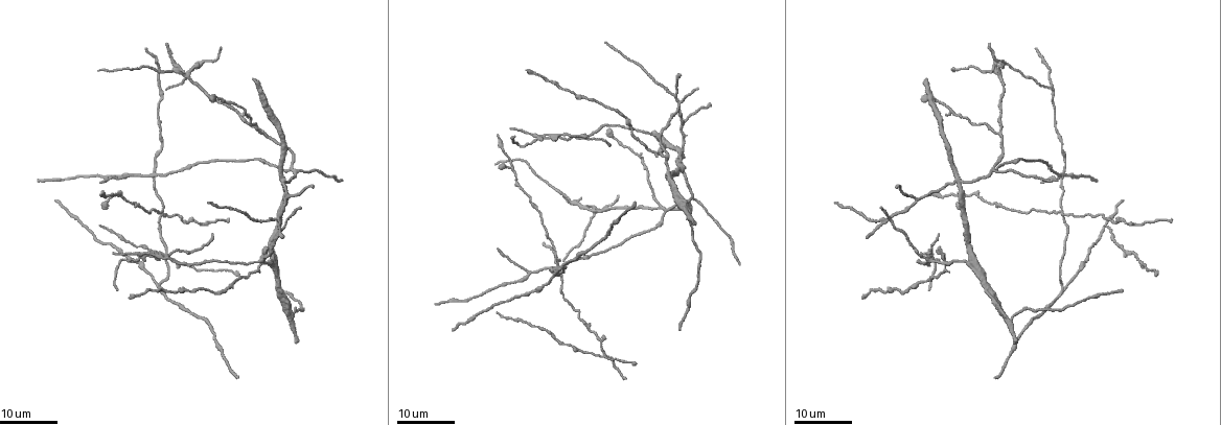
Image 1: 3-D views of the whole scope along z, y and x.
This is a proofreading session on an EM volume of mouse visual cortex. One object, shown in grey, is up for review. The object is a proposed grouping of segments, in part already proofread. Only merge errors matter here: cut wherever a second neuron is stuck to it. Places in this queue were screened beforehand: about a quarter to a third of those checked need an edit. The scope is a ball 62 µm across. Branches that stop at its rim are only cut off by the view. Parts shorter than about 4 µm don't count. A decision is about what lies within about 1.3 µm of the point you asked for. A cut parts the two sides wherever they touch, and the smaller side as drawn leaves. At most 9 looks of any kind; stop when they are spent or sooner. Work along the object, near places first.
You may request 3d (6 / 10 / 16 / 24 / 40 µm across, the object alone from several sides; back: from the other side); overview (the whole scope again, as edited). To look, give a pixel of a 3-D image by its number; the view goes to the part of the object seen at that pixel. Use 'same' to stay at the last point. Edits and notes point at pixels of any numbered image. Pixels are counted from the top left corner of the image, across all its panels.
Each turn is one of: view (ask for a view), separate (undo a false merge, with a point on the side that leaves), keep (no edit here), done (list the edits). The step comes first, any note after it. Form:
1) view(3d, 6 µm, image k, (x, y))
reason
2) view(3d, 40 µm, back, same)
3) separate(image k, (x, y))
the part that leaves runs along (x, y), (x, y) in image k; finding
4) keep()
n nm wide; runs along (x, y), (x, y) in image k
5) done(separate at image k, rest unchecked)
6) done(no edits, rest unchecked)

view(3d, 16 µm, image 1, (931, 257))
two arms in line, one across

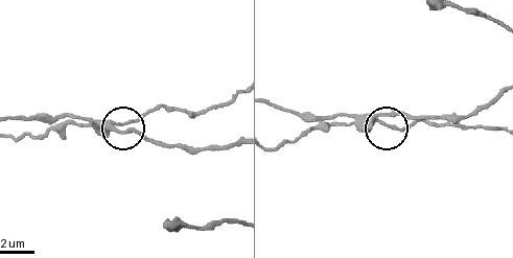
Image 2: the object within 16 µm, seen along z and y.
view(3d, 10 µm, image 2, (121, 124))

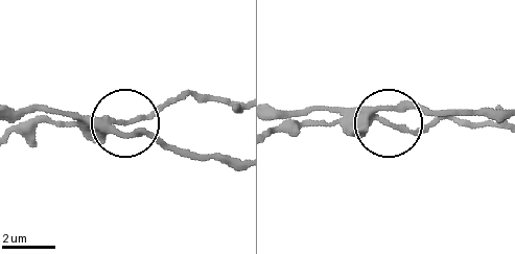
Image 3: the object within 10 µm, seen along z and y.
separate(image 3, (138, 119))
3 arms; the part that leaves runs along (100, 123), (15, 126) in image 3; two neurons meet here

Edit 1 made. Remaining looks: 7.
view(overview)
see it whole again

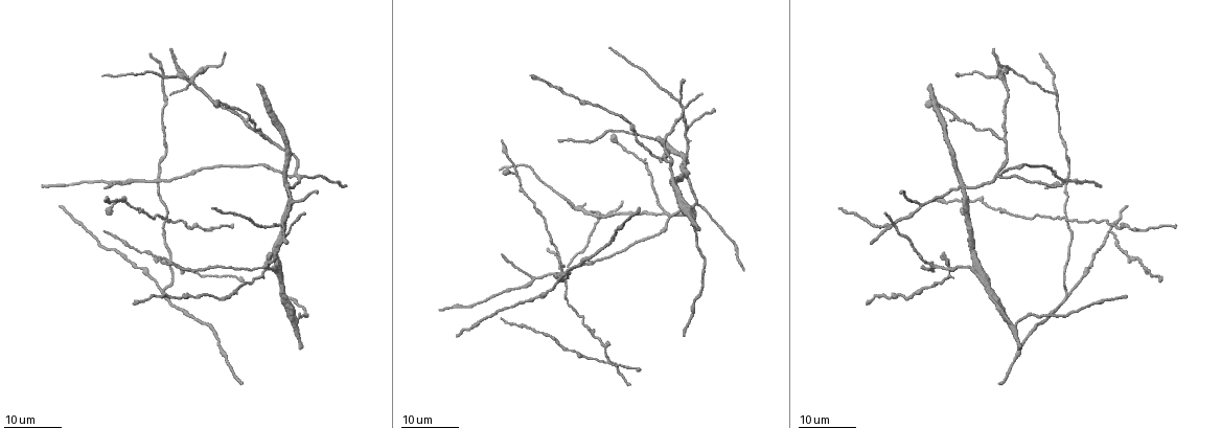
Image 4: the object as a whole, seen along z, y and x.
view(3d, 16 µm, image 4, (533, 280))
three arms meet

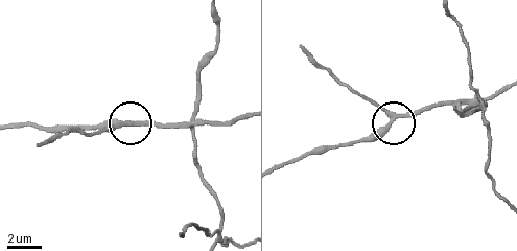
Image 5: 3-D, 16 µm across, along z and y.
view(3d, 6 µm, image 5, (127, 124))

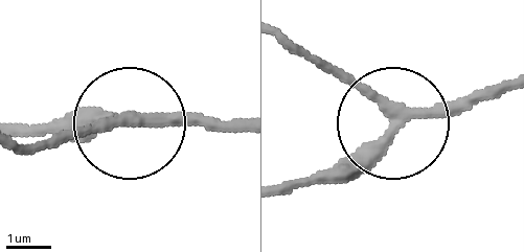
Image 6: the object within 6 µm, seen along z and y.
keep()
side arm 8 µm; runs along (237, 128), (69, 128), (27, 150) in image 6; all the same neuron

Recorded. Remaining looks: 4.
view(3d, 24 µm, image 4, (562, 277))
side arm on a straight run

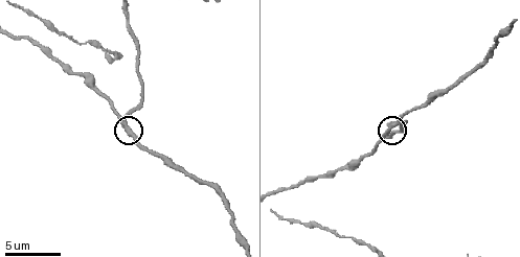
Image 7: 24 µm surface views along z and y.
view(3d, 6 µm, image 7, (389, 131))
zoom in

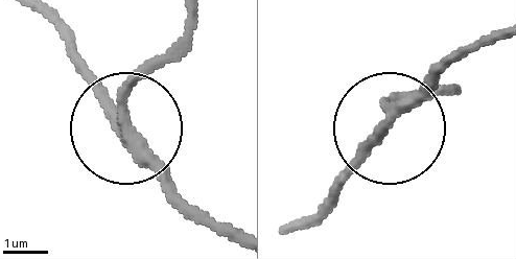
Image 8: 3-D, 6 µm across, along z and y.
keep()
250 nm wide; runs along (188, 19), (135, 86), (124, 135), (206, 217) in image 8; one neuron here

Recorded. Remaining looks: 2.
view(3d, 16 µm, image 4, (664, 159))
three-way junction

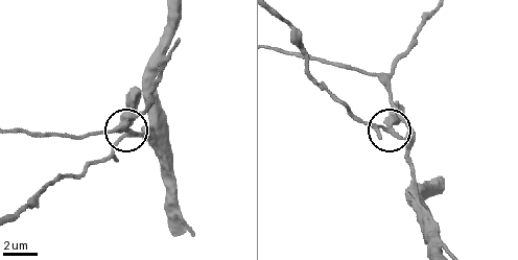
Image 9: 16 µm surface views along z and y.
view(3d, 6 µm, image 9, (388, 129))

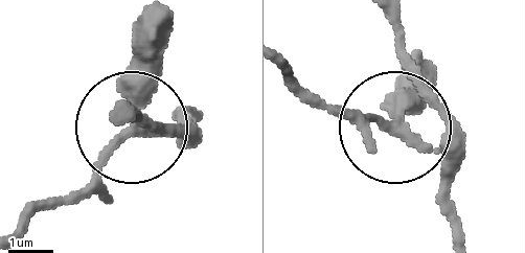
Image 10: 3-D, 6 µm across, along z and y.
separate(image 10, (403, 112))
side arm 24 µm; 3 arms; two neurons meet here

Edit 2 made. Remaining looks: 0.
done(separate at image 3, separate at image 10, rest unchecked)

